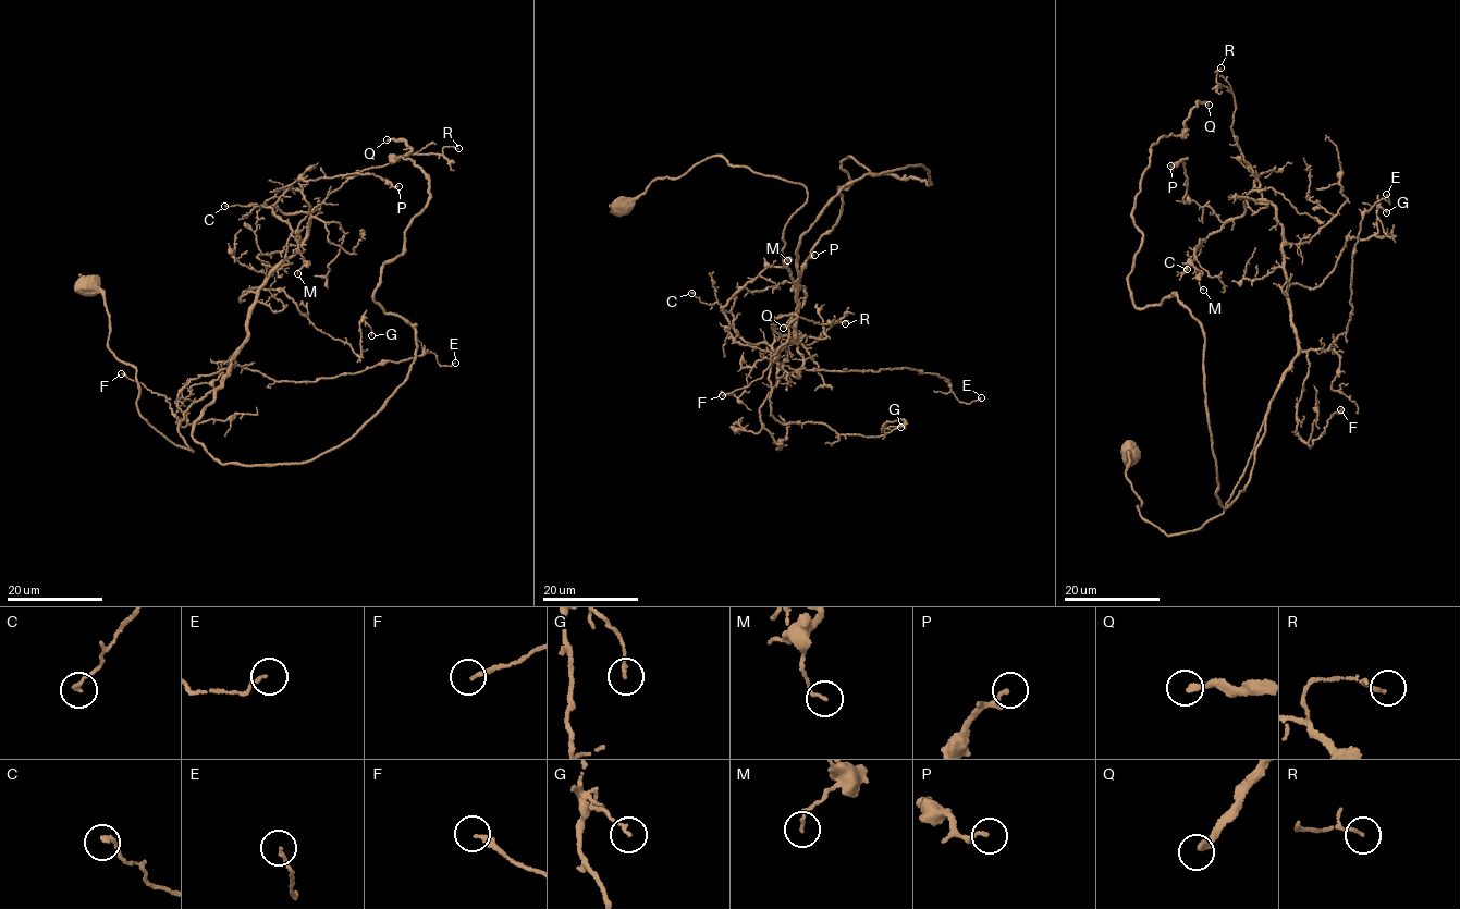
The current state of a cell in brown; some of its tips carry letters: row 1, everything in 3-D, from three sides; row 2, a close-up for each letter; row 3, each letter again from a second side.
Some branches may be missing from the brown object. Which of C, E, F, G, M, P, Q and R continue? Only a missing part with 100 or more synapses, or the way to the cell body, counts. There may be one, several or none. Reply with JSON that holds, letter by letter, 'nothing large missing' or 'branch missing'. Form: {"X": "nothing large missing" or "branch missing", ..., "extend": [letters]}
{"C": "nothing large missing", "E": "nothing large missing", "F": "nothing large missing", "G": "nothing large missing", "M": "nothing large missing", "P": "nothing large missing", "Q": "branch missing", "R": "nothing large missing", "extend": ["Q"]}

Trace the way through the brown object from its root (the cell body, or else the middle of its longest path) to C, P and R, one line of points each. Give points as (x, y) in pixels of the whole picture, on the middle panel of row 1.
C: (622, 203), (714, 155), (806, 187), (782, 234), (797, 289), (783, 365), (691, 293)
P: (622, 203), (714, 155), (804, 185), (778, 365), (735, 331), (734, 297), (814, 255)
R: (622, 203), (714, 155), (804, 185), (781, 252), (794, 340), (770, 360), (845, 323)

